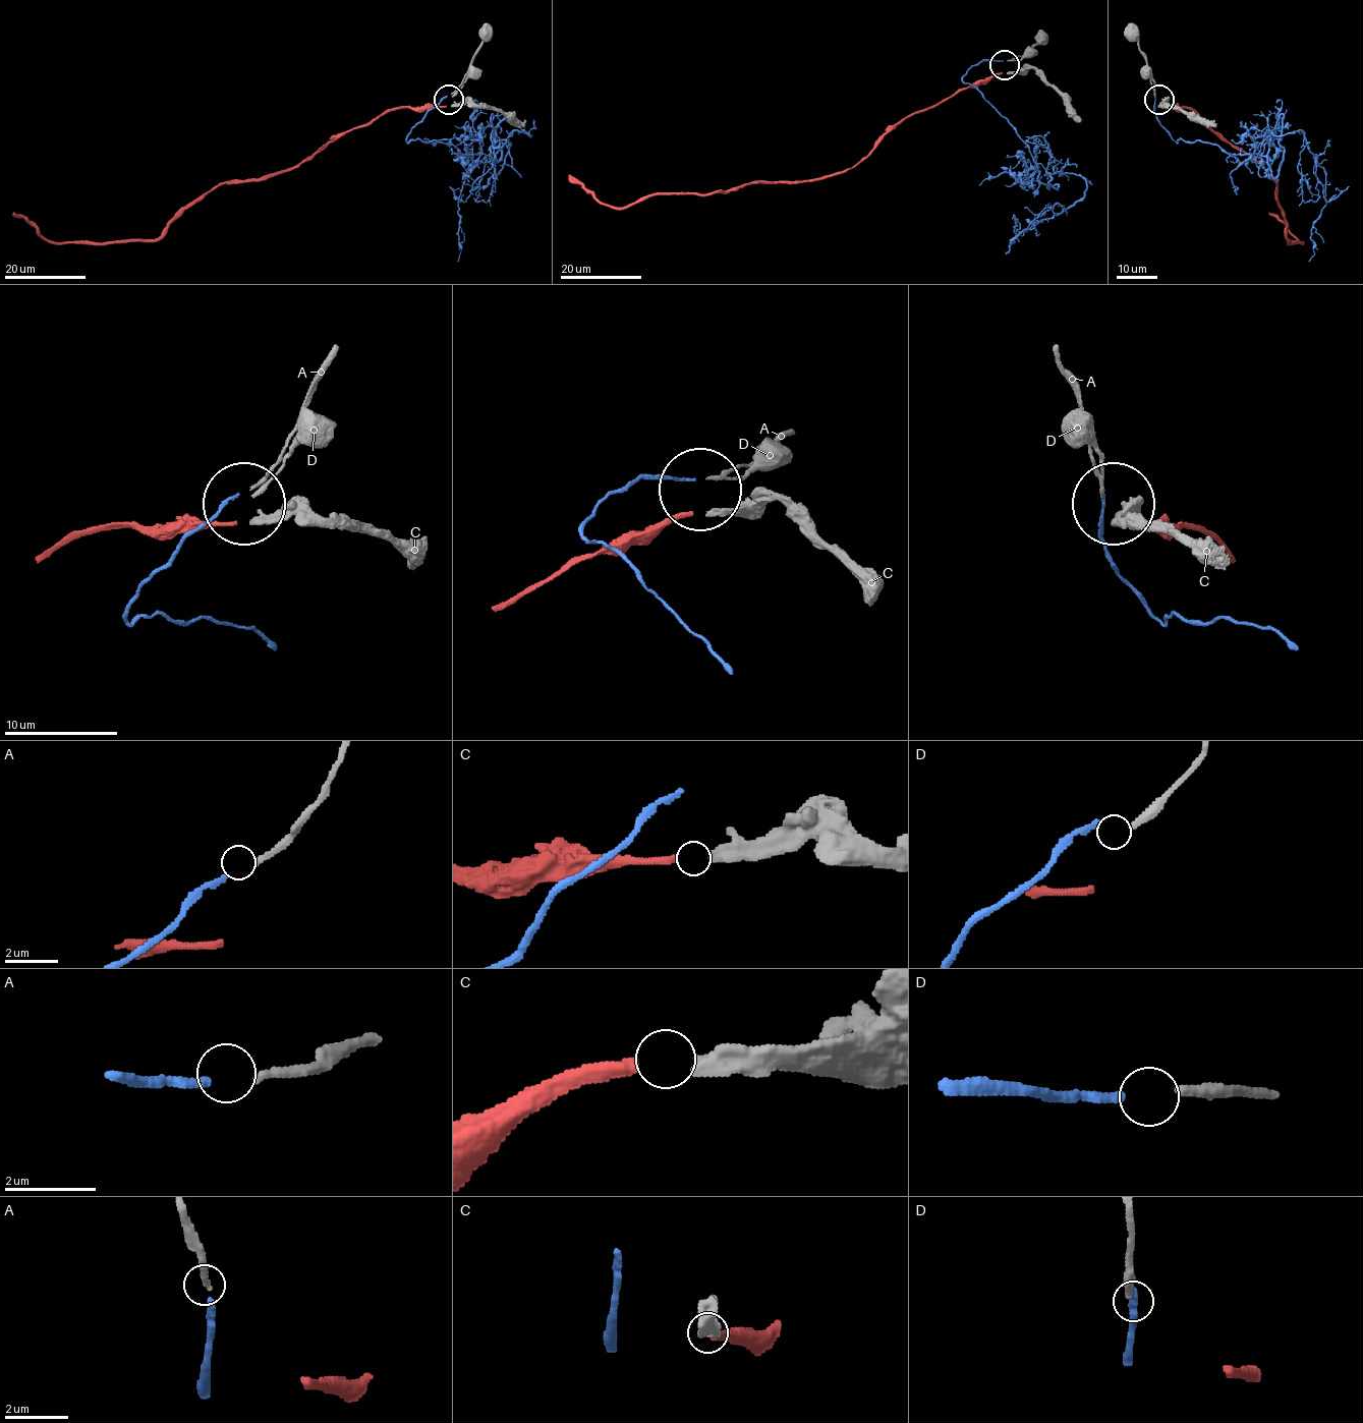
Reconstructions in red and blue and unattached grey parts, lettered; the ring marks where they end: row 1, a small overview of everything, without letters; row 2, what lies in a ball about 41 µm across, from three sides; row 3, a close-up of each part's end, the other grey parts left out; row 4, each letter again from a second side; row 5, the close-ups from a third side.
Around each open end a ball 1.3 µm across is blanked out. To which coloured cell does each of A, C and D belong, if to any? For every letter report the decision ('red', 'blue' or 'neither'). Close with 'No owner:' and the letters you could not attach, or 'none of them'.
A: blue
C: red
D: neither
No owner: D

